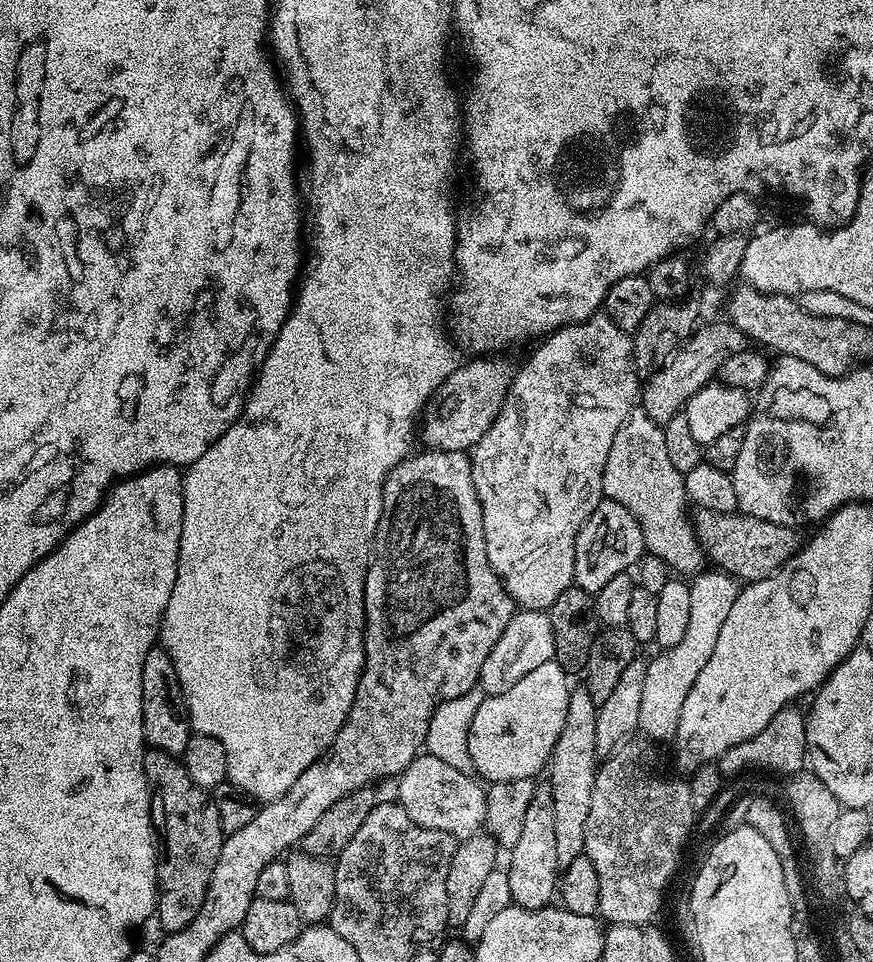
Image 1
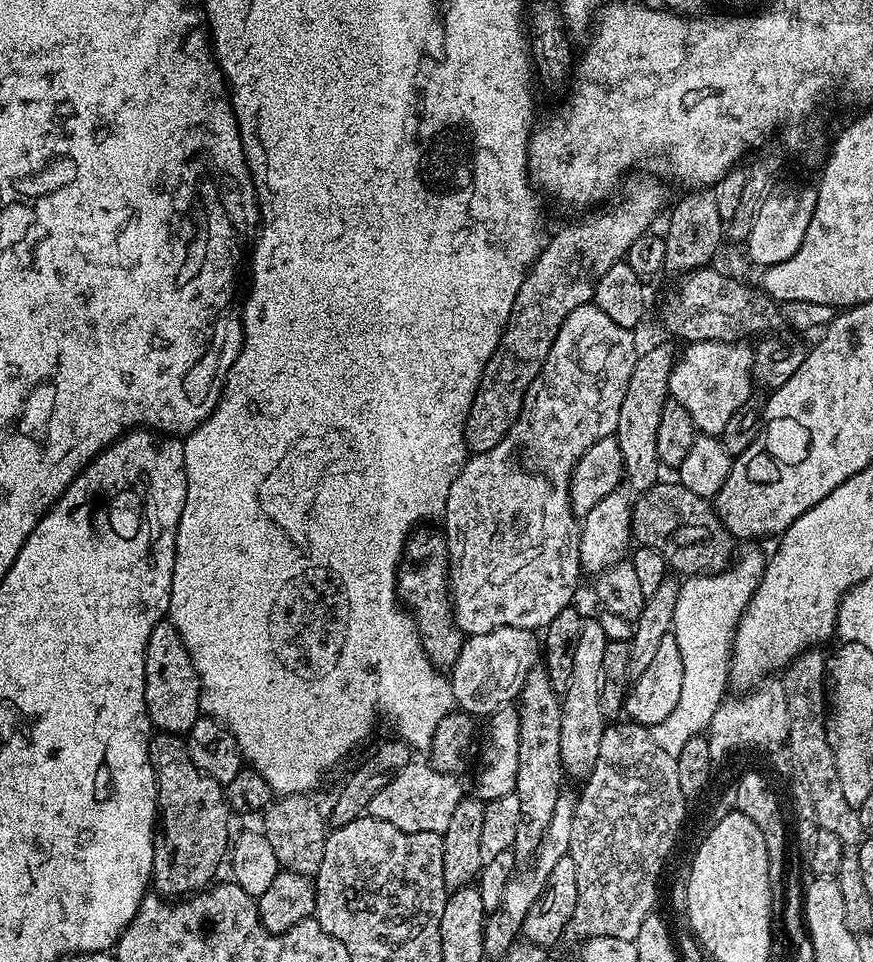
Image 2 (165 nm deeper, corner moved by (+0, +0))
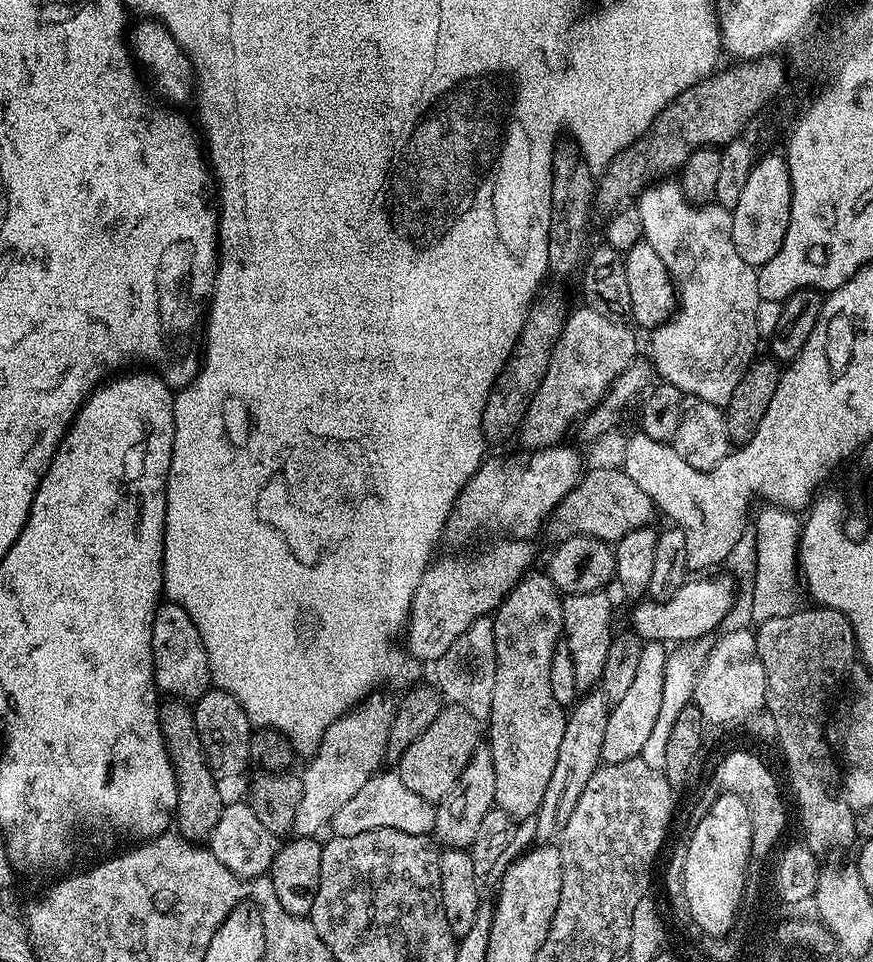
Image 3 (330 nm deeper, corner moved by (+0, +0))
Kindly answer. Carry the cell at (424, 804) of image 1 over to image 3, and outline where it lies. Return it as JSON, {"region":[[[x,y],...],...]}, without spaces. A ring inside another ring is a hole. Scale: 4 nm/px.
{"region":[[[381,771],[370,778],[350,802],[346,802],[334,814],[330,828],[335,835],[353,836],[354,834],[366,834],[370,830],[382,830],[393,828],[402,830],[406,834],[418,834],[427,836],[436,827],[436,804],[433,801],[421,798],[414,794],[414,790],[406,787],[406,782],[400,780],[395,771]]]}

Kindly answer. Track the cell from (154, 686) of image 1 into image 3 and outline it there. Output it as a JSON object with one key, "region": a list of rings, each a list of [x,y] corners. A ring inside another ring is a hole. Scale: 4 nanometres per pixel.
{"region":[[[171,602],[161,603],[152,623],[152,661],[156,687],[165,697],[195,702],[213,683],[206,658],[206,646],[202,646],[202,634],[194,626],[194,618]]]}

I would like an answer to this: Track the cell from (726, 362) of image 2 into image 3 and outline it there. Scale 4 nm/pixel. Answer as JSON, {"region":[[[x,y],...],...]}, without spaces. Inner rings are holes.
{"region":[[[664,178],[659,182],[653,182],[638,197],[638,207],[641,214],[642,230],[644,231],[643,239],[654,250],[654,254],[658,254],[658,258],[662,258],[662,266],[666,266],[666,270],[672,275],[672,282],[676,285],[676,294],[678,303],[676,311],[669,316],[665,324],[659,324],[651,329],[652,336],[652,356],[650,355],[650,363],[654,369],[655,375],[659,377],[663,383],[678,386],[678,390],[683,392],[685,397],[693,396],[694,398],[702,398],[704,402],[727,406],[730,402],[730,394],[734,394],[738,382],[742,378],[742,374],[746,374],[746,370],[752,365],[752,361],[757,359],[756,343],[762,340],[760,331],[758,330],[758,306],[761,298],[758,294],[758,278],[756,277],[757,269],[748,265],[749,257],[745,253],[738,250],[738,246],[734,246],[734,238],[732,237],[732,214],[729,209],[722,207],[721,204],[715,202],[710,204],[701,204],[699,206],[692,204],[686,198],[686,194],[682,194],[679,183],[672,178]]]}

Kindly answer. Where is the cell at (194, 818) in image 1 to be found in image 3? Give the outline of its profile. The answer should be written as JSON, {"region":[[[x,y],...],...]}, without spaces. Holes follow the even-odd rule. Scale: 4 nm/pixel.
{"region":[[[165,699],[160,704],[158,722],[178,782],[178,802],[174,813],[175,827],[185,840],[204,842],[211,837],[214,826],[218,824],[225,801],[220,800],[220,788],[216,785],[217,777],[208,765],[208,759],[202,750],[202,738],[198,738],[198,726],[194,722],[192,709],[193,705],[183,700]]]}

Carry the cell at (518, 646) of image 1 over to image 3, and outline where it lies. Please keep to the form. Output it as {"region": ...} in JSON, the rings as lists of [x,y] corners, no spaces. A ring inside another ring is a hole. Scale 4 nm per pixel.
{"region":[[[492,616],[478,618],[457,638],[454,646],[434,662],[436,668],[435,687],[449,705],[470,710],[474,718],[487,721],[490,705],[494,702],[494,674],[496,673],[496,647],[494,646],[494,626]]]}

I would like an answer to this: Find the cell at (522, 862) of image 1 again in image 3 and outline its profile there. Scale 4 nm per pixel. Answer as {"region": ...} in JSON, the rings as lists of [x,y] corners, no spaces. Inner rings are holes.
{"region":[[[547,574],[525,576],[510,590],[492,616],[494,646],[496,647],[496,673],[494,674],[494,702],[486,721],[486,744],[494,758],[495,807],[501,808],[513,822],[535,816],[546,798],[546,786],[554,775],[554,762],[558,762],[558,745],[568,721],[566,710],[554,702],[550,691],[550,658],[554,658],[556,645],[564,635],[562,622],[562,594]]]}

